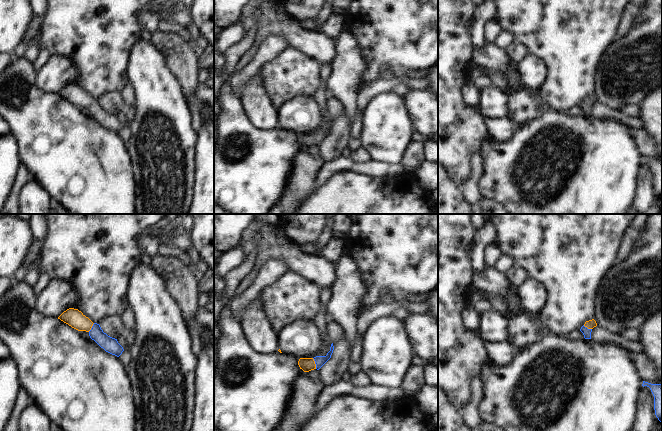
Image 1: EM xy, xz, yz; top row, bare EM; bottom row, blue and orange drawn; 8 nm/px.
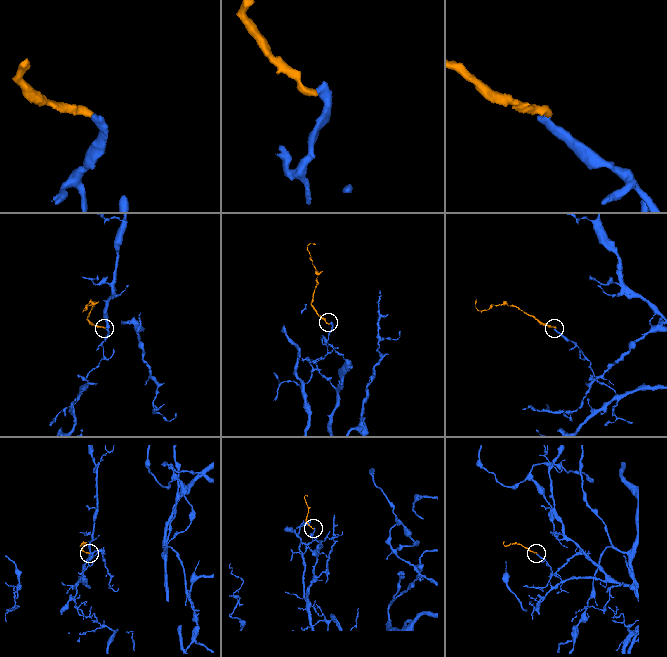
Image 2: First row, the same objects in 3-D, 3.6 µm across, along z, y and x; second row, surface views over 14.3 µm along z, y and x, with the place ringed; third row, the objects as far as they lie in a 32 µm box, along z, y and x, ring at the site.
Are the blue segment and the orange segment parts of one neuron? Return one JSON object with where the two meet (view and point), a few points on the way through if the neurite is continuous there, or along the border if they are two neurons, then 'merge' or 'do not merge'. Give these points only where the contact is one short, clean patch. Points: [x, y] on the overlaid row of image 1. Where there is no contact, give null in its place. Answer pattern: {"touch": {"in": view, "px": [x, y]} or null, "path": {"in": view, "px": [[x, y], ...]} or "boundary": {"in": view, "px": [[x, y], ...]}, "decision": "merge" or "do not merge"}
{"touch": {"in": "xz", "px": [315, 363]}, "path": {"in": "xz", "px": [[319, 360], [315, 363], [306, 364]]}, "decision": "merge"}

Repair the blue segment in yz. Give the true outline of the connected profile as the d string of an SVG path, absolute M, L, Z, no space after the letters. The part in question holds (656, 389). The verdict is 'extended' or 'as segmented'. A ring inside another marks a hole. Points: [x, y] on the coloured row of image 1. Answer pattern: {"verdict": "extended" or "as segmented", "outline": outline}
{"verdict": "as segmented", "outline": "M643 381L642 386L647 386L650 388L654 396L654 410L655 415L662 424L662 385L661 384L651 384Z"}

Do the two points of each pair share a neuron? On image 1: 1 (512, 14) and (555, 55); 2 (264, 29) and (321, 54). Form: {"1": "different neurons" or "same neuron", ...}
{"1": "same neuron", "2": "same neuron"}

